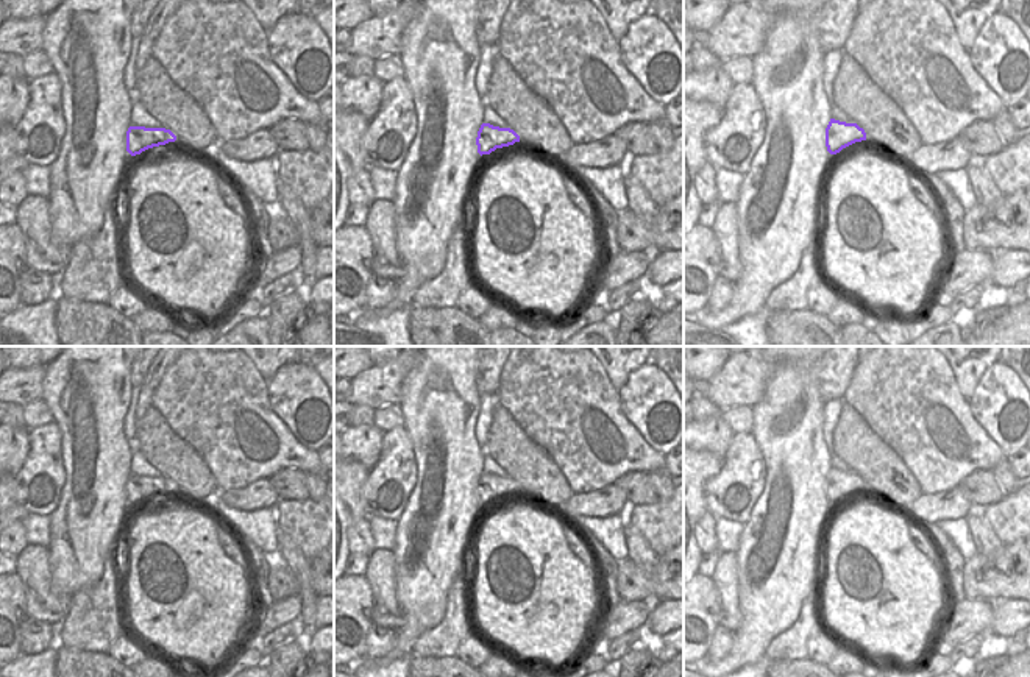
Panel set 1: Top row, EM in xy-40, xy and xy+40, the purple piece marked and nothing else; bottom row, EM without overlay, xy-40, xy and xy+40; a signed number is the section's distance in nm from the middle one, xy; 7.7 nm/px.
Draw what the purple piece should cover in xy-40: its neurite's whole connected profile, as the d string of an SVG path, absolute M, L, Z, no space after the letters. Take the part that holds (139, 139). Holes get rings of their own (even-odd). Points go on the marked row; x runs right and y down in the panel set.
M130 126L126 131L126 151L131 156L136 156L148 148L165 145L175 140L176 136L165 128Z

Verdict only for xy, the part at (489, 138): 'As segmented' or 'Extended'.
As segmented.

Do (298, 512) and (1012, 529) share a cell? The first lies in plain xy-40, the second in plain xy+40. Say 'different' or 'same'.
same

